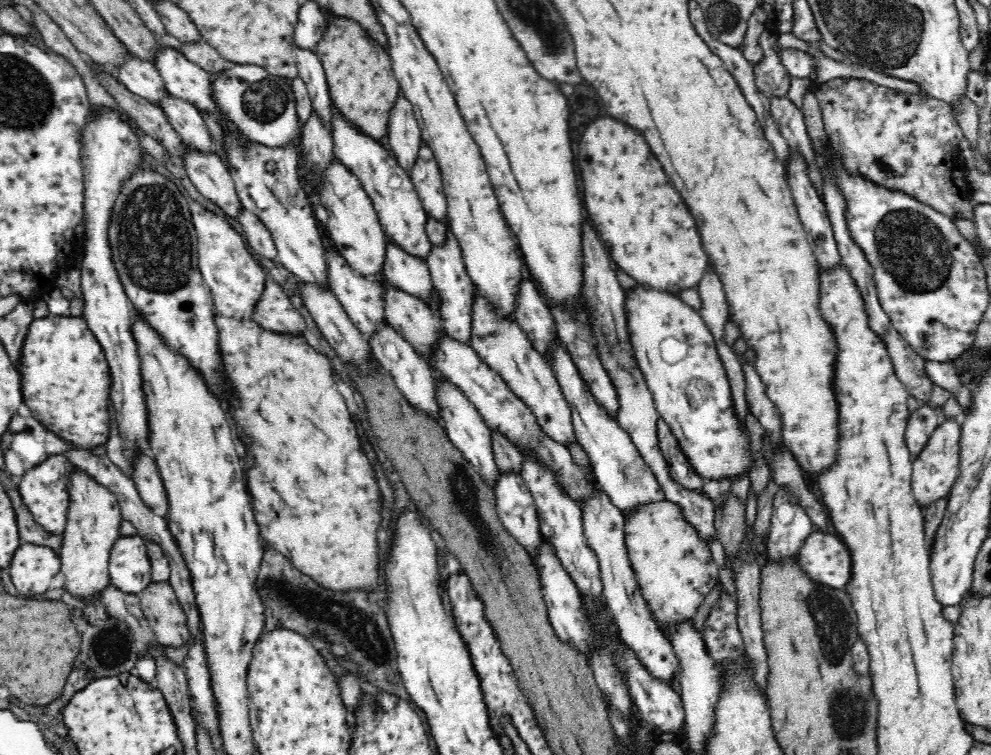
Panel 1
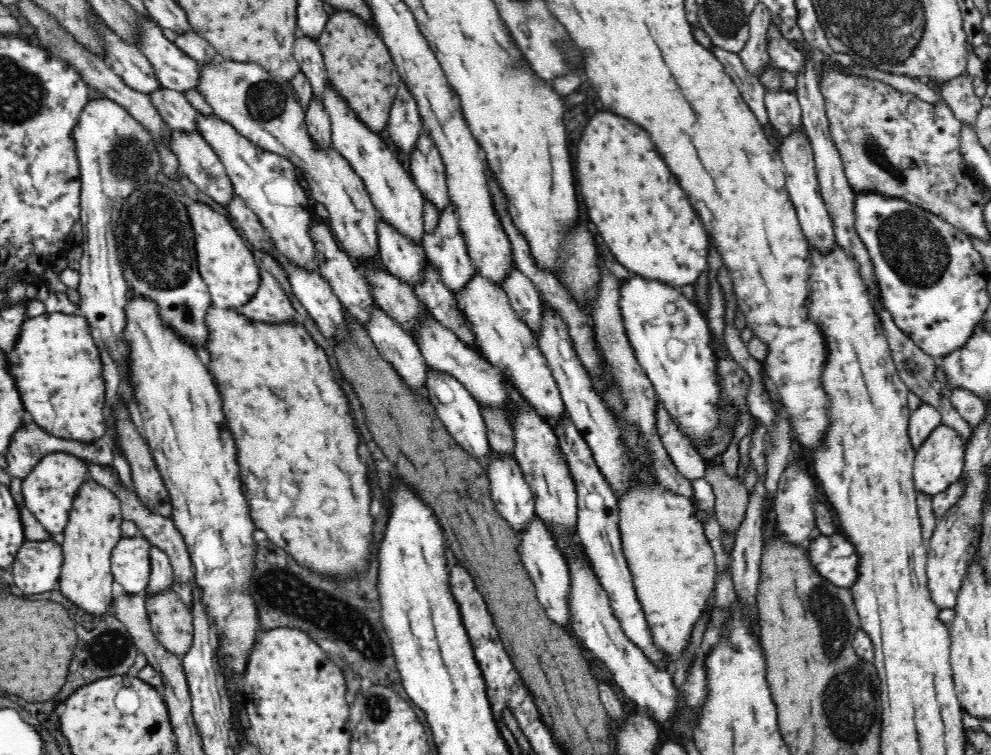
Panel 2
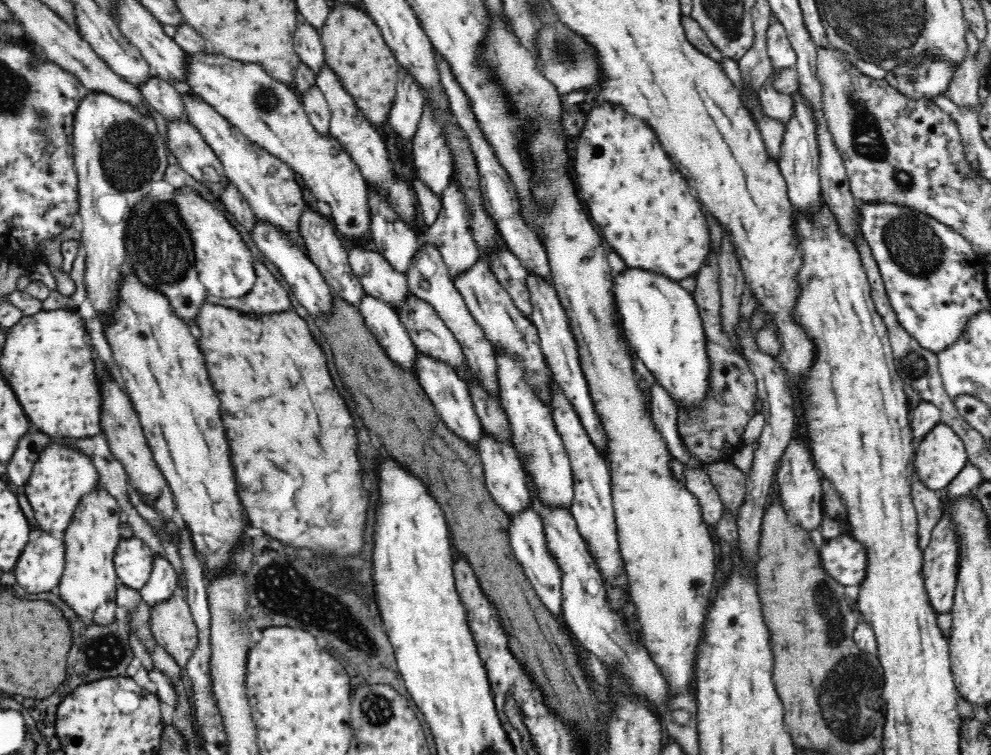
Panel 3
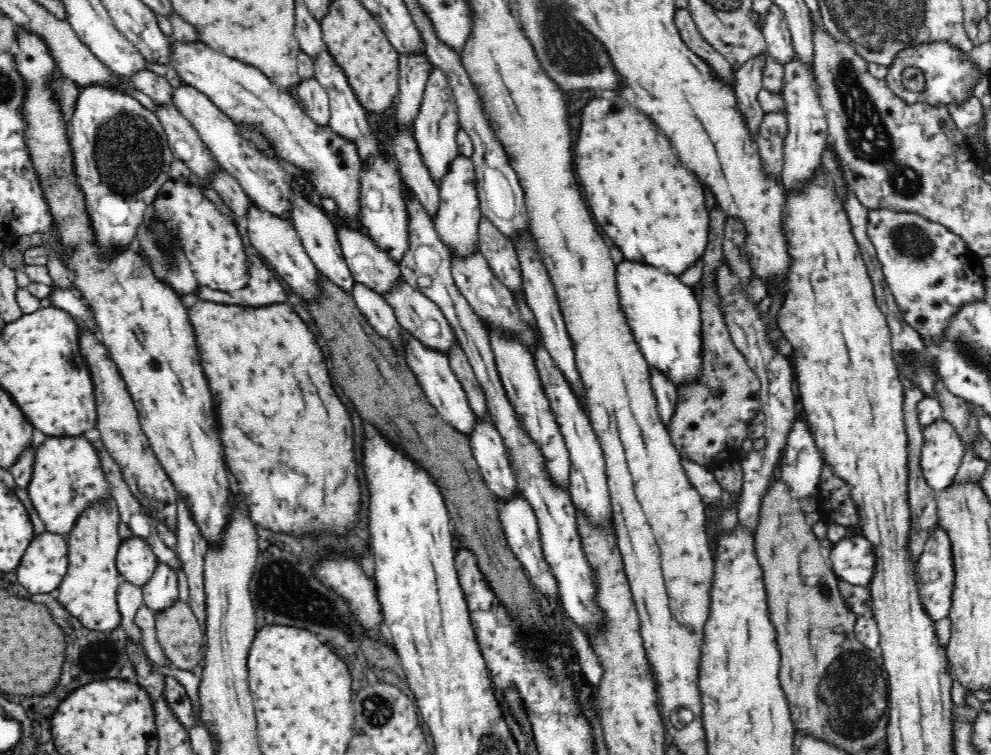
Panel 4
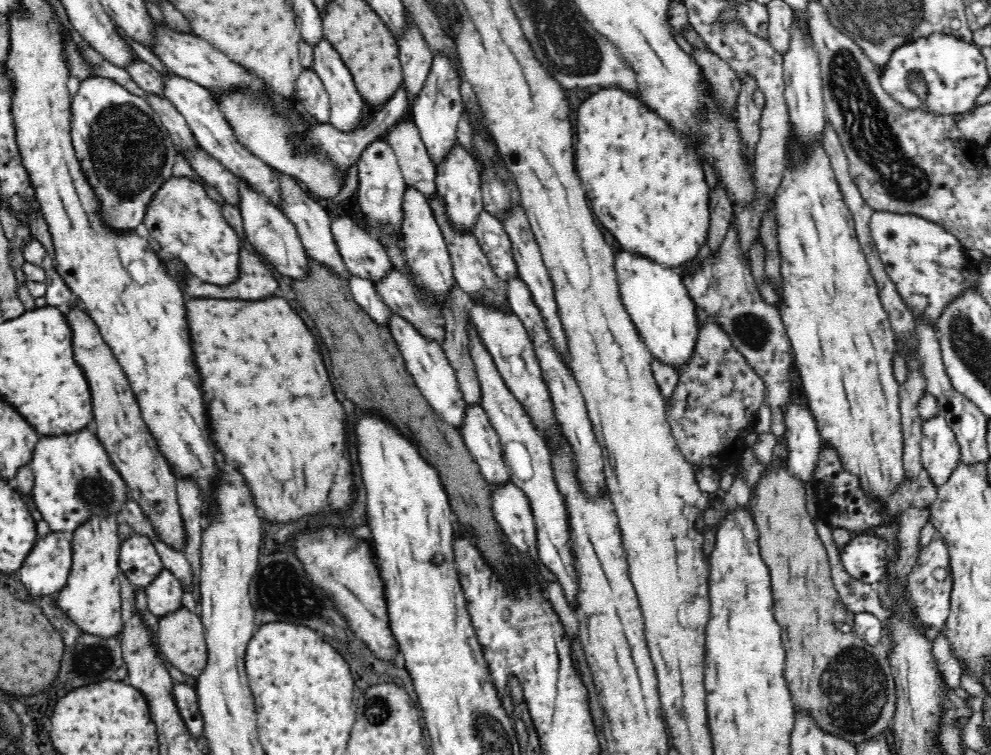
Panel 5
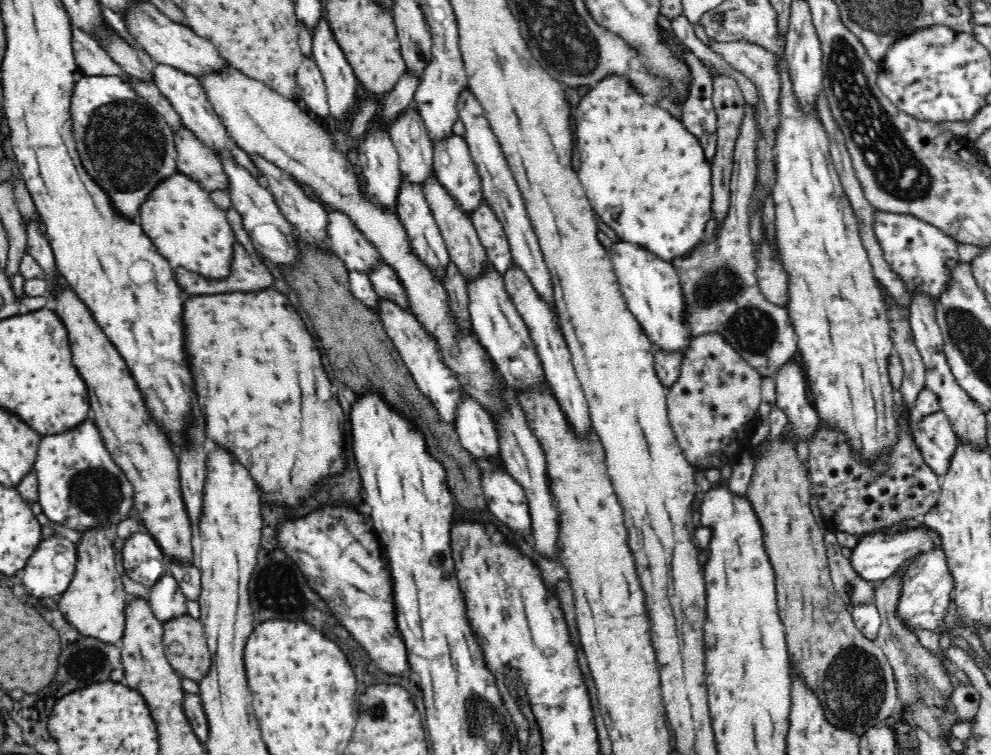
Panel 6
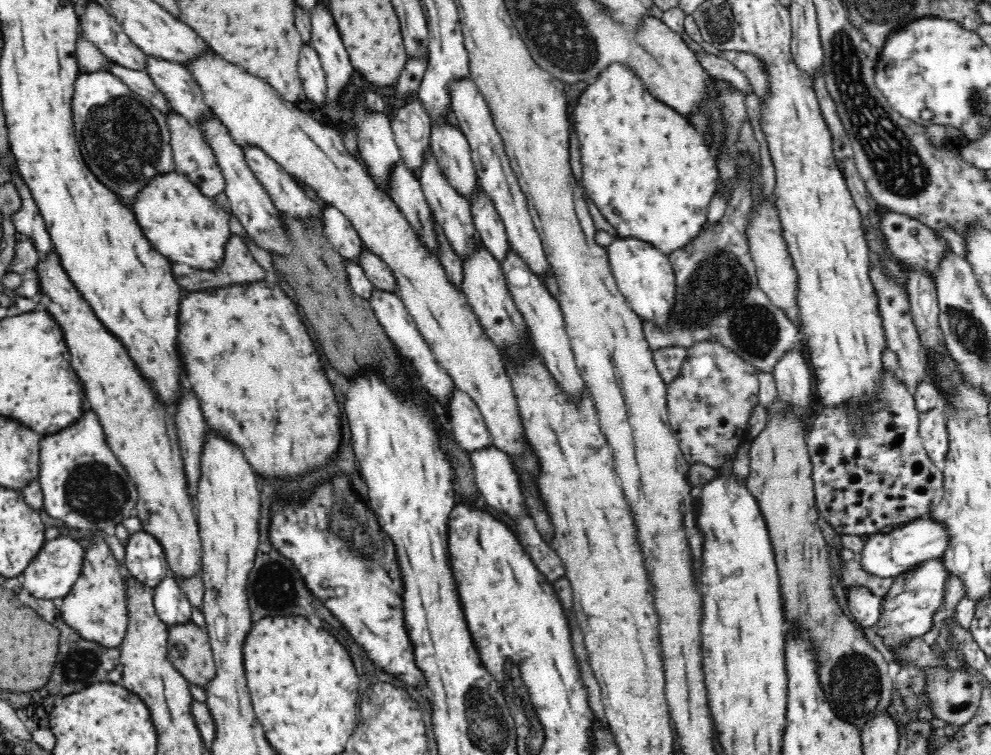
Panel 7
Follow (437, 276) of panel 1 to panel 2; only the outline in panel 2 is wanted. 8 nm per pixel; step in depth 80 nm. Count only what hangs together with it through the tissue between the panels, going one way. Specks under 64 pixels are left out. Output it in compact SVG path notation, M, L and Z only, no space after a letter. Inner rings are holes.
M450 201L444 206L444 210L440 212L438 224L436 224L434 232L424 232L422 234L422 244L426 251L426 258L434 261L437 268L442 272L444 285L450 287L456 293L456 296L459 296L461 286L470 280L477 270L475 269L472 257L470 257L465 235L461 230L457 204Z

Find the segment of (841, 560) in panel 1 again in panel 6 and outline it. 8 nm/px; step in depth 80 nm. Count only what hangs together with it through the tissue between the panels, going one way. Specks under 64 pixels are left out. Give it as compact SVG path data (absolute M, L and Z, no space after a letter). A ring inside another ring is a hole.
M928 525L914 526L895 533L874 532L860 536L858 544L851 550L849 560L854 570L864 580L882 582L897 571L905 569L906 565L919 558L920 554L928 554L938 548L941 548L938 532Z

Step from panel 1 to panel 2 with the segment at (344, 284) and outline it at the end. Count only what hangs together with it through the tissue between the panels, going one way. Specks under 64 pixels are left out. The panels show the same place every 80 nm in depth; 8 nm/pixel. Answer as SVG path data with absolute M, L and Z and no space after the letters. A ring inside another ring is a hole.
M314 215L312 220L310 220L309 228L308 235L310 235L312 243L314 243L313 248L315 248L315 260L318 262L319 273L323 279L328 281L341 304L348 307L348 311L360 323L364 323L365 327L369 319L370 305L374 302L372 295L369 293L367 282L364 281L364 276L356 270L354 260L340 247L340 243L335 238L331 226L326 221Z

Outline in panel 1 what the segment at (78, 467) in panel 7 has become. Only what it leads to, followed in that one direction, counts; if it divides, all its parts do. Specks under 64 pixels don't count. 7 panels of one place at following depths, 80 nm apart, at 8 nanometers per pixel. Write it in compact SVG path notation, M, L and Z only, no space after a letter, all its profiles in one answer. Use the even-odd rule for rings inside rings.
M55 454L45 458L44 462L41 462L38 466L26 471L26 474L16 486L34 520L49 533L62 535L65 529L71 502L71 477L76 472L76 468L77 466L72 463L66 454Z

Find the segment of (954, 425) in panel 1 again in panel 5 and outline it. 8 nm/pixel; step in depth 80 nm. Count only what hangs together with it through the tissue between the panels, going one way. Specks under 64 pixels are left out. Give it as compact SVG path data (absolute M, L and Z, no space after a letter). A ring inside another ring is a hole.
M944 415L922 421L919 447L923 468L939 488L948 481L961 458L959 442Z

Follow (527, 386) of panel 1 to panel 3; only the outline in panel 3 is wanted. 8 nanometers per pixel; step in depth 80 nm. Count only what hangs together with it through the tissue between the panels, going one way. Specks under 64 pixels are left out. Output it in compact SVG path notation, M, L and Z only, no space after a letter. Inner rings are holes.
M477 259L477 262L468 270L456 274L453 281L458 292L464 297L472 317L480 323L488 341L495 347L494 350L518 354L526 367L528 381L536 388L536 393L549 405L548 382L552 371L546 365L545 356L542 354L537 328L531 319L516 307L511 294L500 284L490 266L484 260Z

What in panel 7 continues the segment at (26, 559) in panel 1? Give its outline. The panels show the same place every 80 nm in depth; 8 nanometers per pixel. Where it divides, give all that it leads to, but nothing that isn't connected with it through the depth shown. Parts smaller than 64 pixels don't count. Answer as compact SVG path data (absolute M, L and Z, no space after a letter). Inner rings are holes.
M60 534L59 537L48 540L44 544L44 550L40 550L38 556L21 574L22 590L30 592L36 598L44 598L44 600L59 603L71 593L72 586L76 584L80 574L83 573L86 554L87 550L84 549L84 543L78 543L68 536Z

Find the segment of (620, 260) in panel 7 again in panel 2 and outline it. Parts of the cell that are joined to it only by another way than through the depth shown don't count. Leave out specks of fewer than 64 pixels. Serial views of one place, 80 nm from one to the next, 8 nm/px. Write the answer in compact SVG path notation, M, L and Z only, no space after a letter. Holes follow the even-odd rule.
M633 274L630 278L624 278L619 281L619 307L621 317L623 318L623 325L625 328L626 337L634 349L634 354L640 365L646 371L646 375L650 377L654 389L656 389L657 399L660 399L666 409L670 411L670 415L676 419L680 431L684 433L684 436L688 437L688 440L694 443L701 443L707 441L711 435L711 430L717 425L717 402L719 401L719 386L717 386L717 376L715 373L715 356L713 356L712 350L712 334L710 333L709 326L704 318L704 315L700 312L700 309L695 305L694 302L690 302L688 298L682 293L679 287L670 285L670 283L664 283L660 280L649 280L640 274Z

